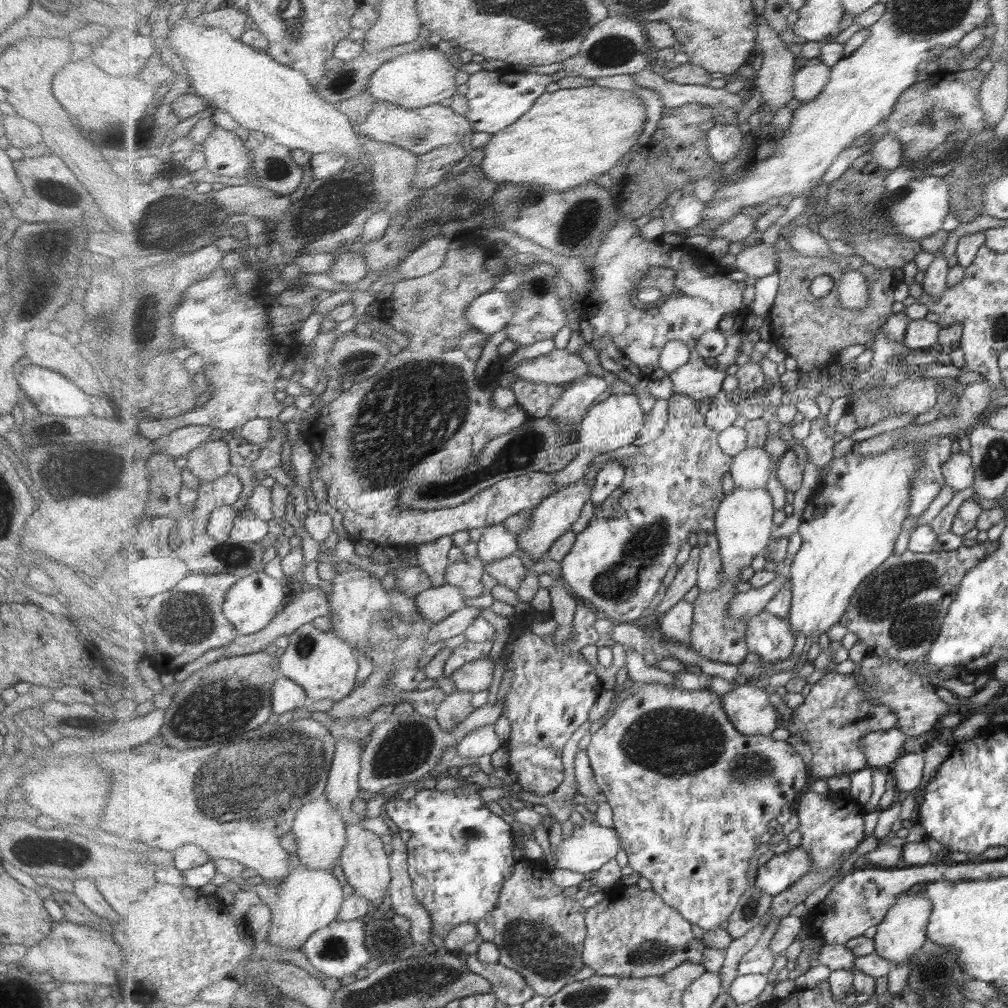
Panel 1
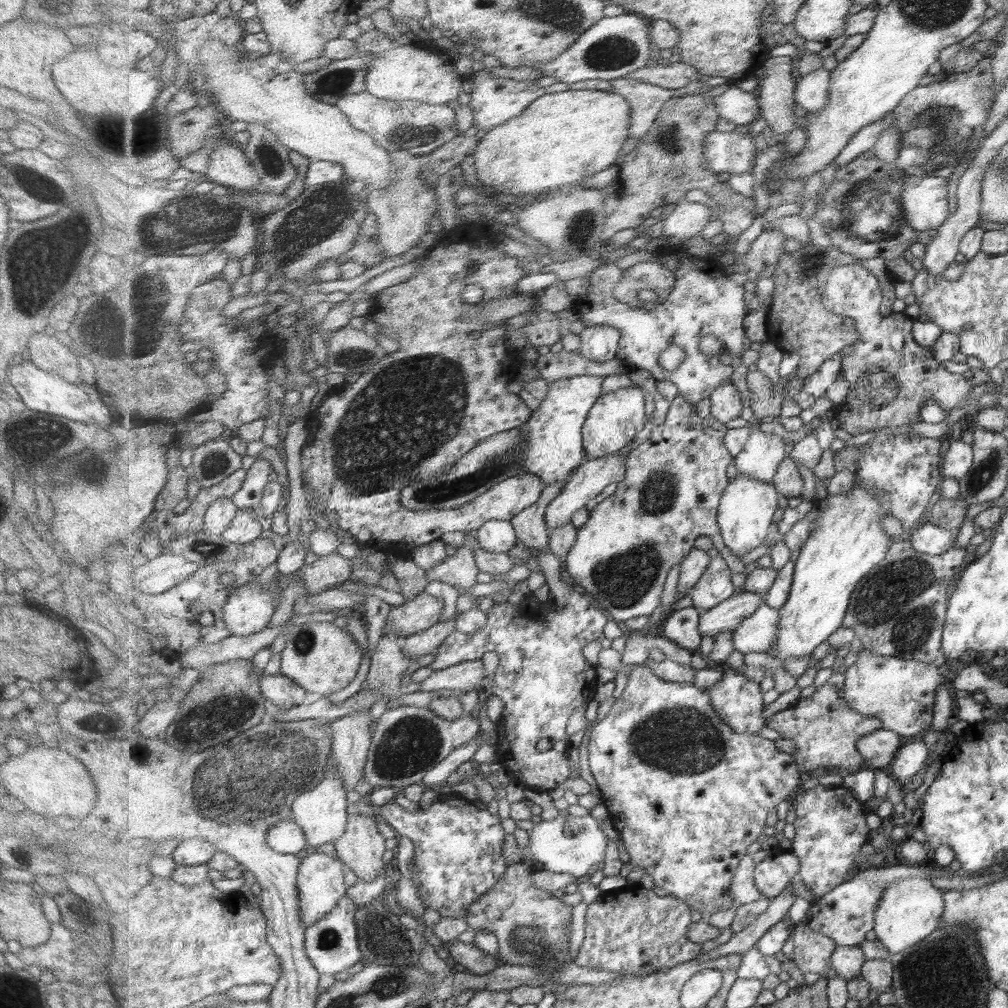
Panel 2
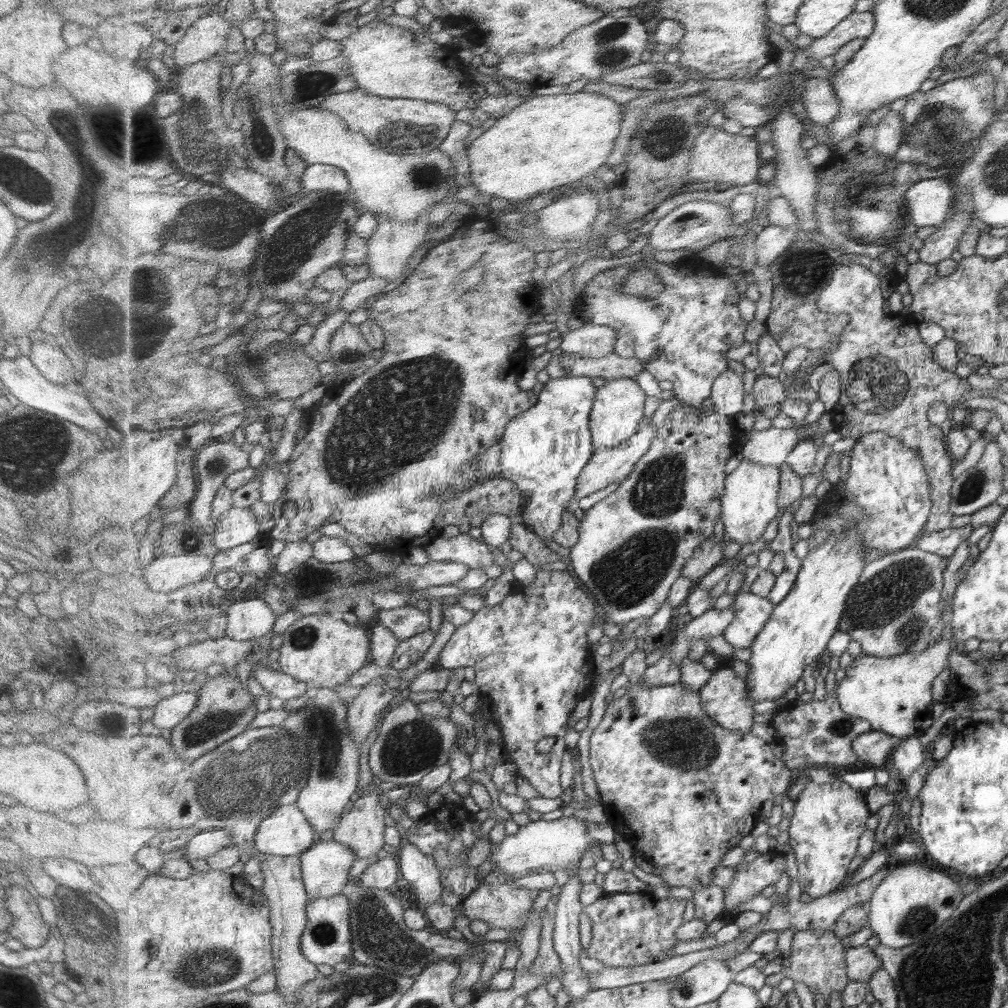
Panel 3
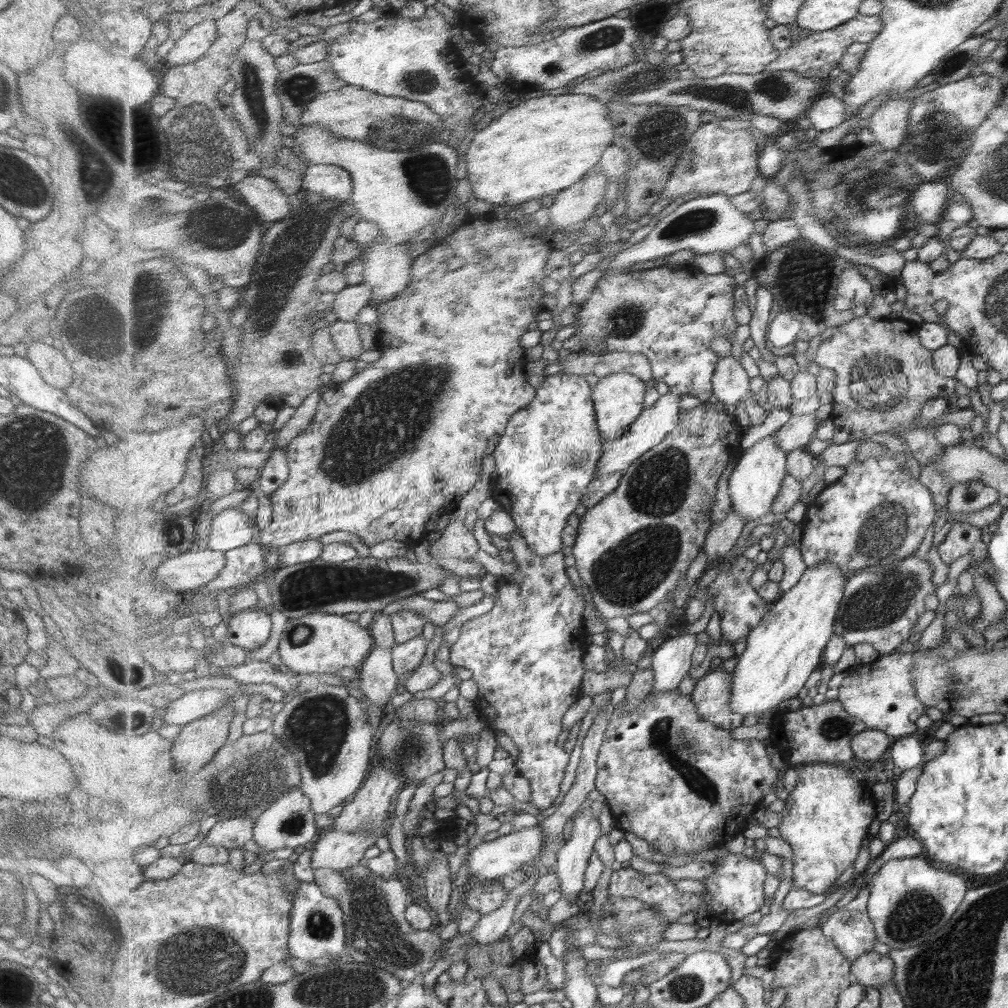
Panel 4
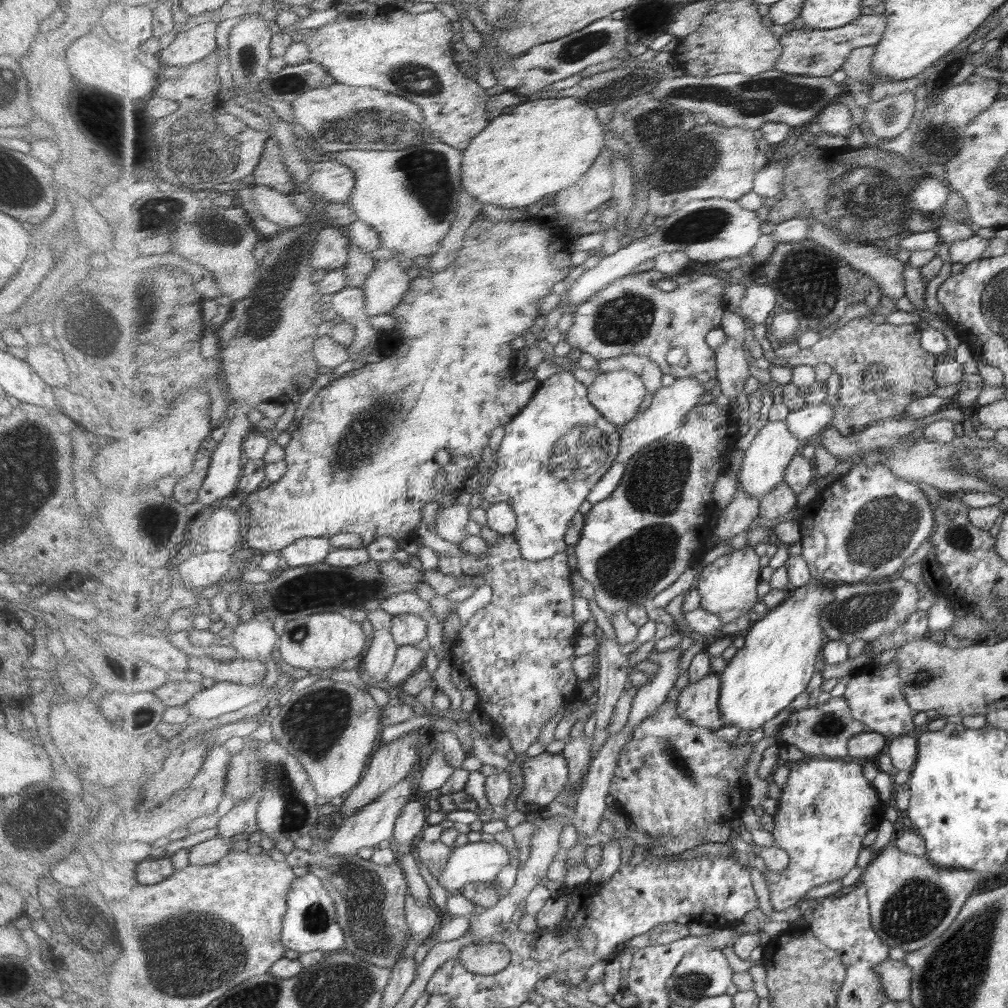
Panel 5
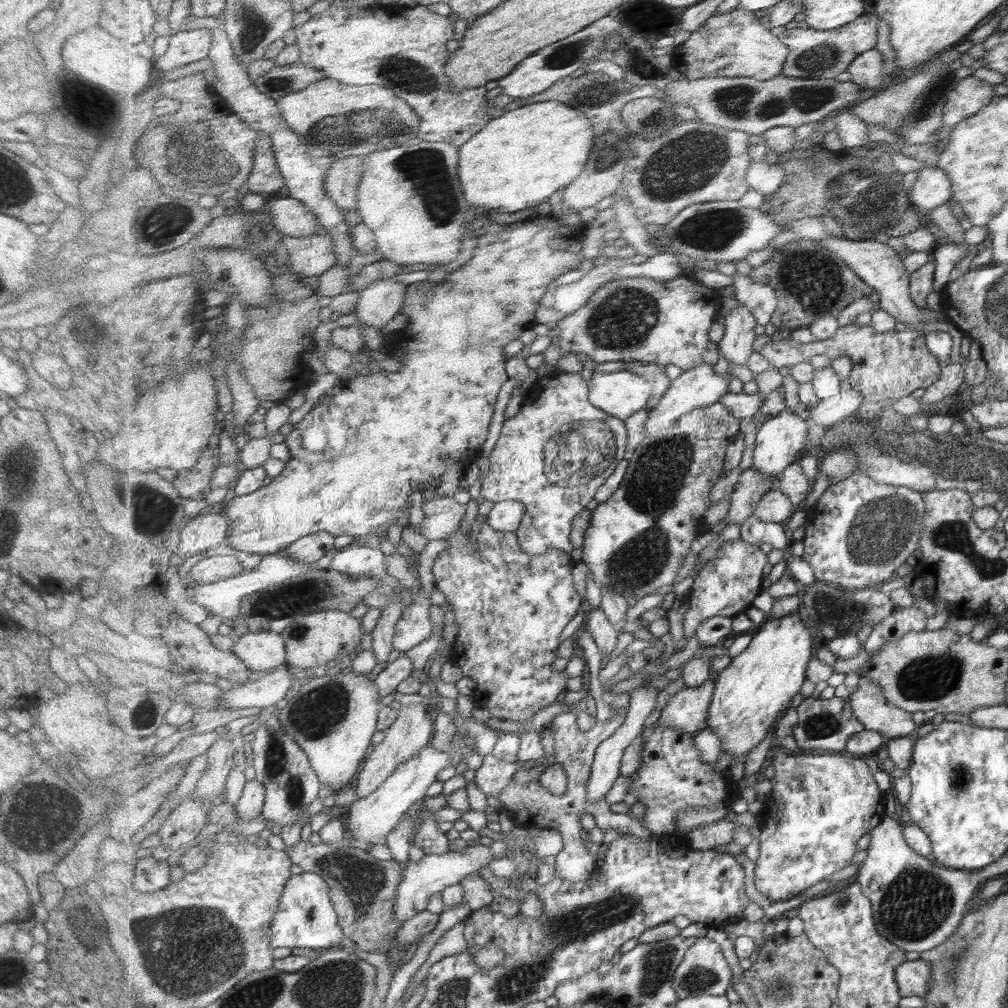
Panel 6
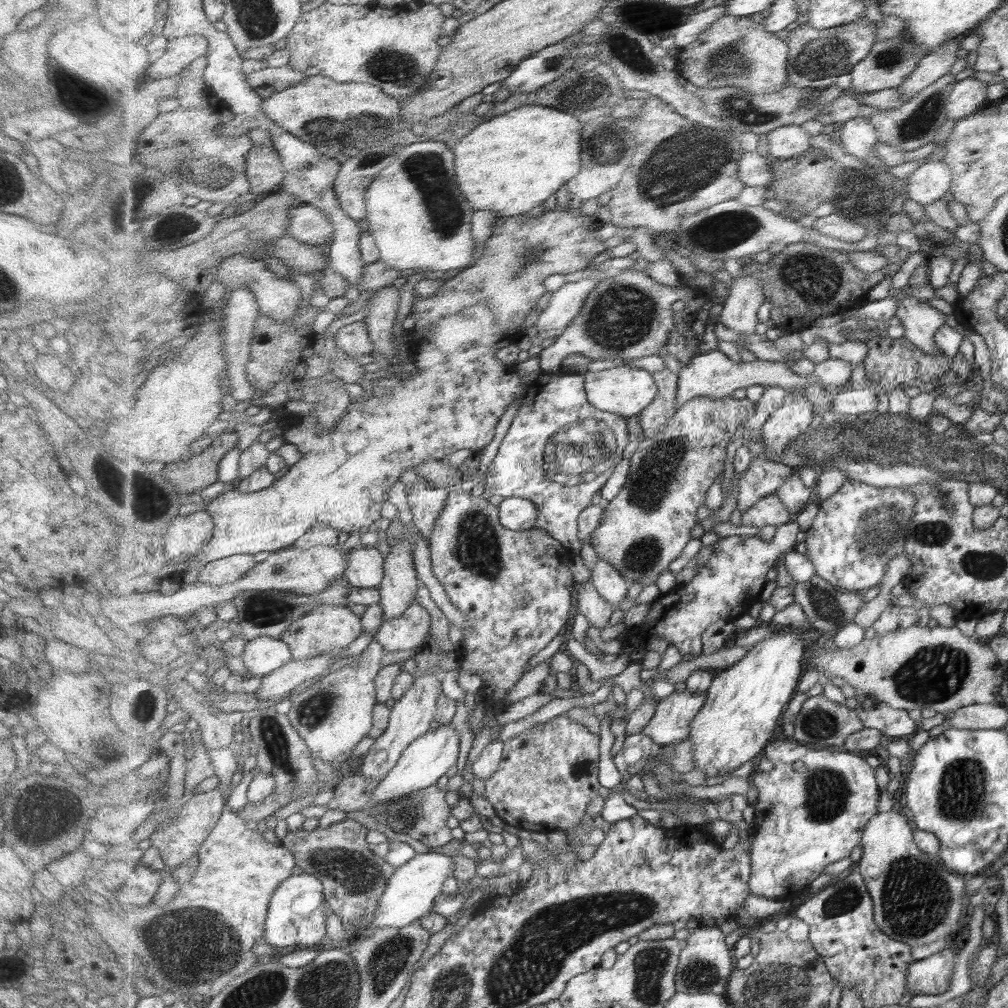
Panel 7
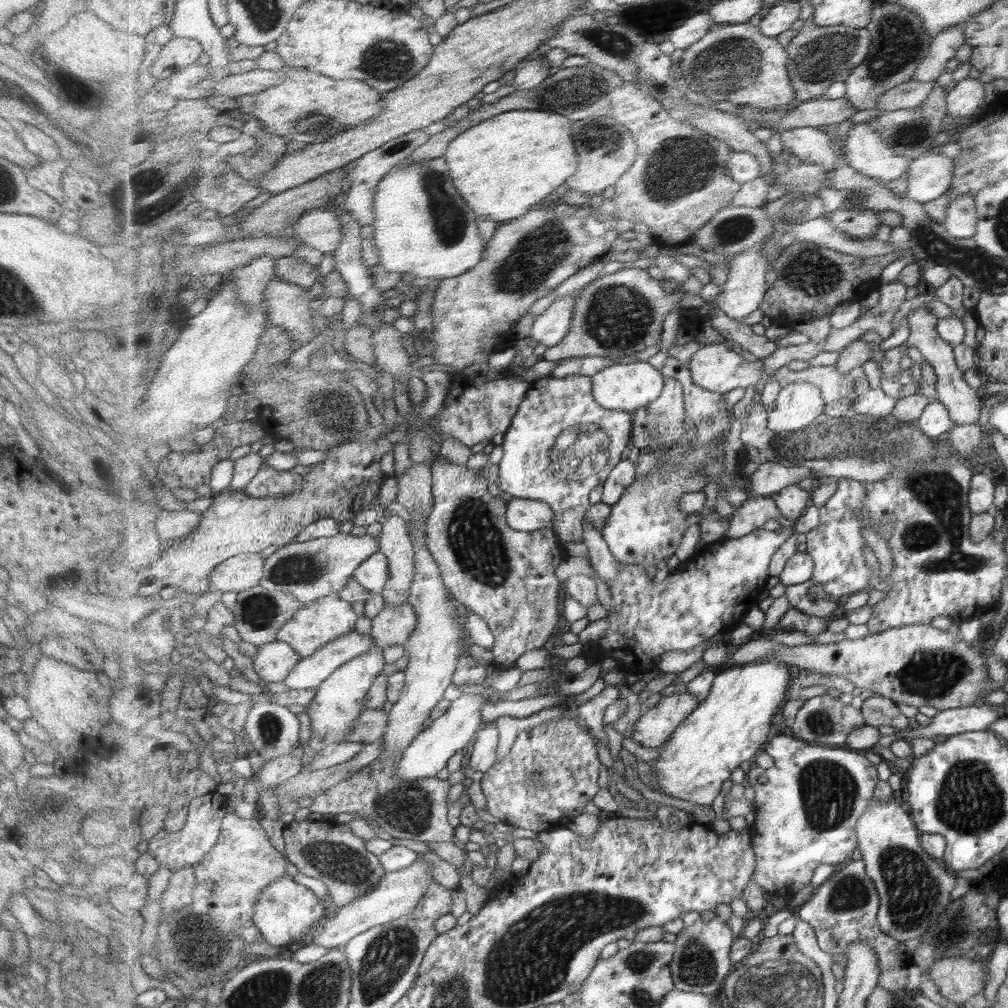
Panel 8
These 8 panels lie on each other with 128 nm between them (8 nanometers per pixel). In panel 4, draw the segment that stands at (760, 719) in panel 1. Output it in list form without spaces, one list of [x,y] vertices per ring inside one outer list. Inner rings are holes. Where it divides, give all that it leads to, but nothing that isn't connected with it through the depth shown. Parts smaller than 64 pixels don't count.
[[[725,669],[707,672],[690,695],[705,721],[729,731],[742,726],[744,717],[732,710],[732,678],[733,674]]]

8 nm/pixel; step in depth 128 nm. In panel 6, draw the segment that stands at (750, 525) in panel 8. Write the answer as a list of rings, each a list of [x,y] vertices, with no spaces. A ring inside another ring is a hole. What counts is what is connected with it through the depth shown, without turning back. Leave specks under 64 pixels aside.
[[[780,489],[770,491],[752,513],[760,521],[776,523],[781,528],[795,514],[797,506]]]

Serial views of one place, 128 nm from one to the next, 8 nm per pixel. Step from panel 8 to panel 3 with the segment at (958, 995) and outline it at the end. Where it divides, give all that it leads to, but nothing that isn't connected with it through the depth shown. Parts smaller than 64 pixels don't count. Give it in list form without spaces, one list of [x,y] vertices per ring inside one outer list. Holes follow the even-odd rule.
[[[866,944],[858,947],[849,947],[845,952],[848,975],[852,981],[867,982],[871,975],[875,975],[878,969],[884,968],[884,962],[877,957],[873,948]]]

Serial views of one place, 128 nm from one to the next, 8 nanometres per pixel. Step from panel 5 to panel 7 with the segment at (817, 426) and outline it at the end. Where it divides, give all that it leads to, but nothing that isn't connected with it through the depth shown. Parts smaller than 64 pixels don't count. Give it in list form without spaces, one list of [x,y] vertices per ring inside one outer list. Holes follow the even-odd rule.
[[[867,385],[862,389],[847,388],[839,392],[833,400],[831,411],[840,416],[858,416],[872,413],[877,410],[877,406],[879,406],[877,392]]]

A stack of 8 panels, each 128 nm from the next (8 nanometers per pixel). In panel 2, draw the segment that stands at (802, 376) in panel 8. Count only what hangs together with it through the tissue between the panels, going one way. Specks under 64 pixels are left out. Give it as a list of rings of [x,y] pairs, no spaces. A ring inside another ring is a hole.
[[[614,452],[613,454],[599,457],[593,460],[585,461],[575,471],[567,481],[567,484],[560,496],[553,500],[553,503],[547,508],[545,519],[547,519],[547,526],[553,530],[559,526],[571,523],[571,518],[577,510],[586,508],[587,504],[602,494],[609,484],[613,482],[621,482],[625,478],[627,472],[627,456],[628,453]]]

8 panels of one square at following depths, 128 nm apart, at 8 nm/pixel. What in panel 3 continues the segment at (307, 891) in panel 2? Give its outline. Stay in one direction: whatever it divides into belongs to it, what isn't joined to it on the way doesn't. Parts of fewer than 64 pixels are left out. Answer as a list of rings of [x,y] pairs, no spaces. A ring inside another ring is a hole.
[[[334,839],[319,842],[299,856],[305,888],[309,899],[343,894],[348,886],[349,870],[353,868],[357,855],[349,846]]]

